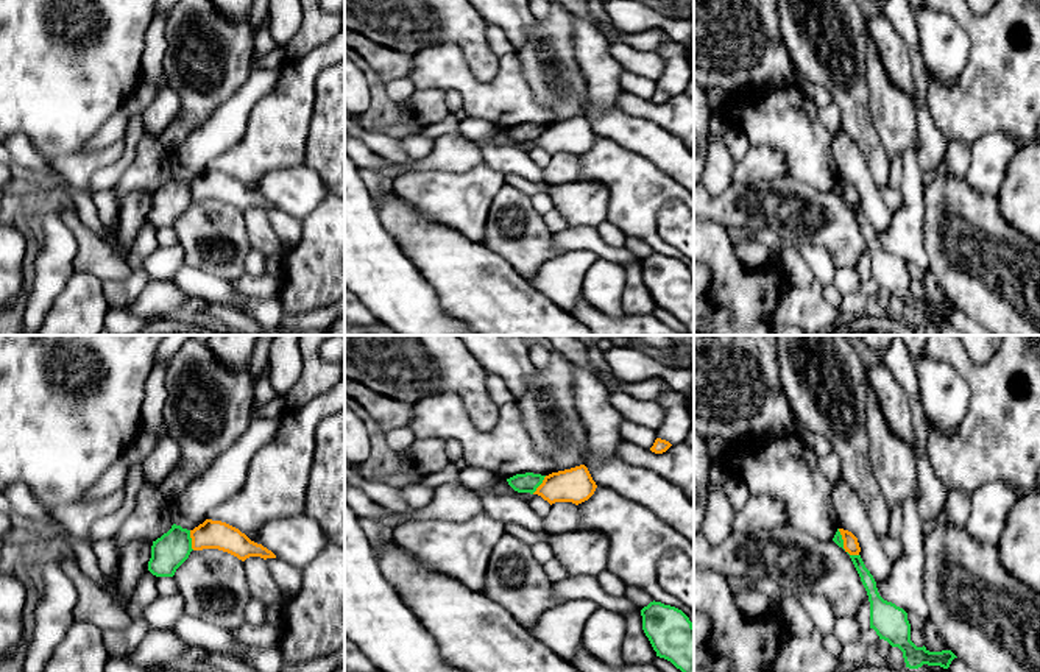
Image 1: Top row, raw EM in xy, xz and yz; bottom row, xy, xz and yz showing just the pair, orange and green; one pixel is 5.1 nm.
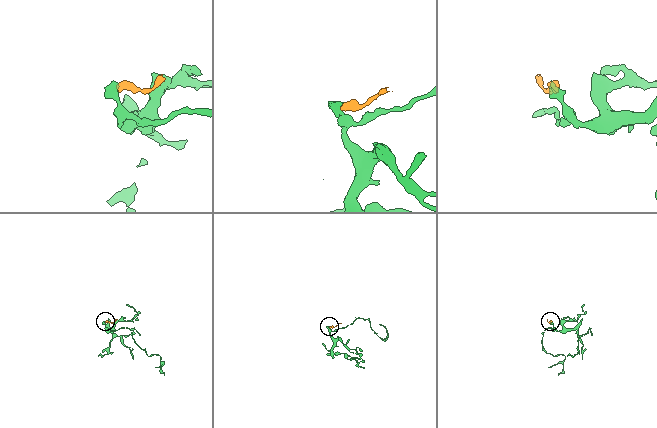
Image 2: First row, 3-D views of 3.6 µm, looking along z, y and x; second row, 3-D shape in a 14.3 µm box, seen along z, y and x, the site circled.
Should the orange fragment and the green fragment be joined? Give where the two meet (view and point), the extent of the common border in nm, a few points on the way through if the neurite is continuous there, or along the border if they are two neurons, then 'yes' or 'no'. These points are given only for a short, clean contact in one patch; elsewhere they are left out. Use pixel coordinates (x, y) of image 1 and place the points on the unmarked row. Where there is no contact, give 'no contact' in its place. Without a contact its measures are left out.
xy (192, 190) | 110 nm | along xy (189, 181), (194, 200) | no

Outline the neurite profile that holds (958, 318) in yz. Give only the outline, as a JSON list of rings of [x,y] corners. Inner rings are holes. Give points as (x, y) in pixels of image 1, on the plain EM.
[[[954,309],[948,318],[957,331],[965,335],[995,335],[990,329],[967,317],[962,310]]]

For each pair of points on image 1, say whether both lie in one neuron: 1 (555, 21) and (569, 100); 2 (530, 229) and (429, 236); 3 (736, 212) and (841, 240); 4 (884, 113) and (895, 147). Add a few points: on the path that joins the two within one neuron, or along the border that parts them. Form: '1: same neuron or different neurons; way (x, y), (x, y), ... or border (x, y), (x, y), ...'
1: same neuron; way (555, 41), (557, 80)
2: different neurons; border (482, 242), (512, 265)
3: same neuron; way (763, 212), (805, 212), (814, 215)
4: same neuron; way (892, 120), (895, 123), (895, 139)

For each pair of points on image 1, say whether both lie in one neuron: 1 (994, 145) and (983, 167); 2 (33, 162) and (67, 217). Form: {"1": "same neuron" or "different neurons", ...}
{"1": "same neuron", "2": "different neurons"}

